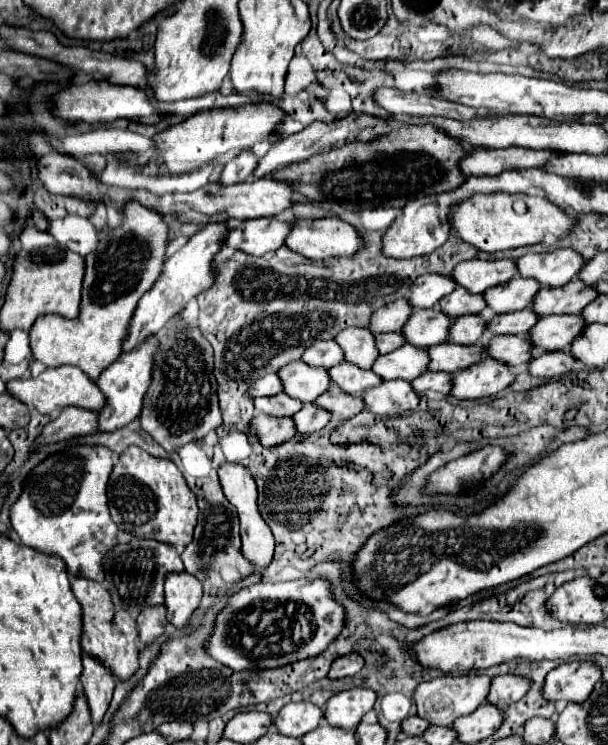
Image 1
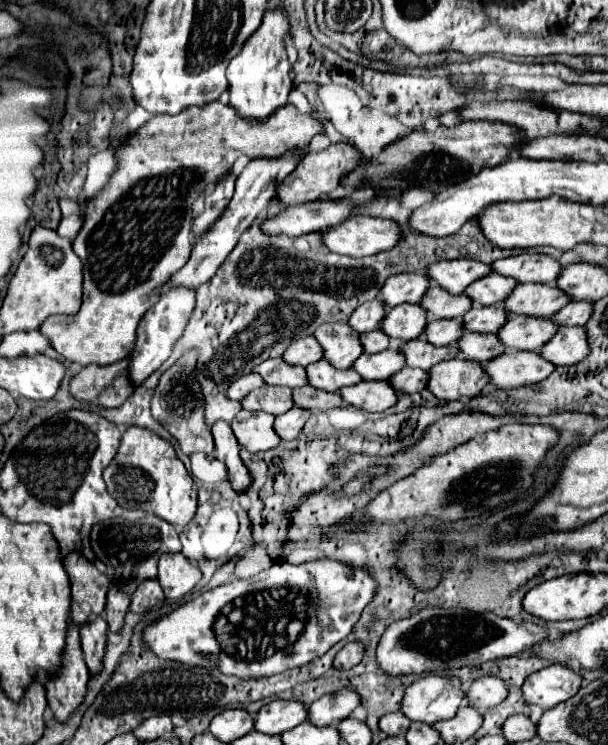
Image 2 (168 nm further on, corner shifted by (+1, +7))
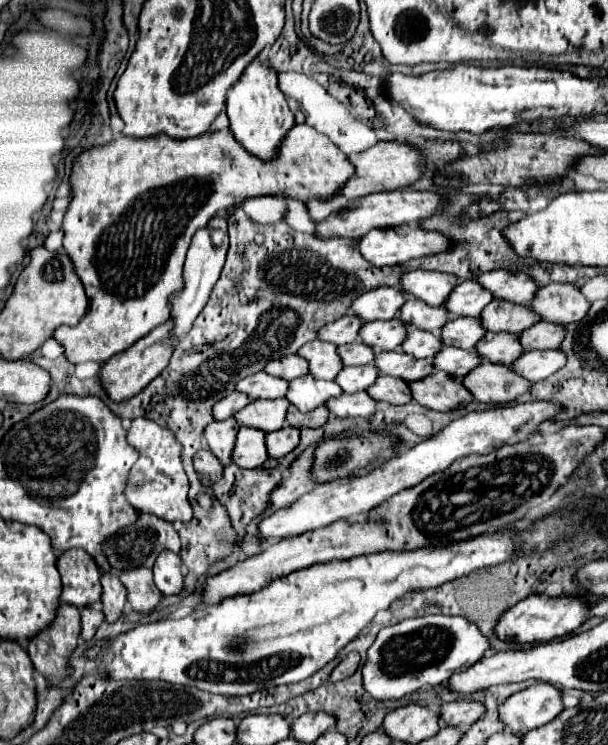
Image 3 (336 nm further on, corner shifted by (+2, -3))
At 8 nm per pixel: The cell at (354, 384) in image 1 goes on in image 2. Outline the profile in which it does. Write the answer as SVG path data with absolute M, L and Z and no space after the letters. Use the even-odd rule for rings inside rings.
M324 359L308 365L306 371L310 385L320 391L340 391L342 387L362 381L362 377L354 369L336 369L334 365L328 365L328 361Z

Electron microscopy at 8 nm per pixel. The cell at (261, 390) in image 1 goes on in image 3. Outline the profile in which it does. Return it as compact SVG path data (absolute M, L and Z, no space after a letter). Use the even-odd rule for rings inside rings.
M233 391L231 395L223 397L219 403L215 403L213 407L213 419L215 421L223 421L223 419L229 419L233 417L239 409L243 409L245 405L249 403L249 397L239 393L239 391Z

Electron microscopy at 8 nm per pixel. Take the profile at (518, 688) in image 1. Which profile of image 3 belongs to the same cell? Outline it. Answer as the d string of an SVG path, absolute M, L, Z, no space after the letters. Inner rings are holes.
M453 701L453 703L443 703L439 711L439 719L443 725L459 727L459 729L469 729L479 717L483 715L483 703L475 701Z

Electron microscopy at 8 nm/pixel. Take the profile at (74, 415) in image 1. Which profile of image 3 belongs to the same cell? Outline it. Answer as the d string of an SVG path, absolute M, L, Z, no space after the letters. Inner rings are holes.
M171 319L167 323L155 327L155 331L151 331L143 339L139 339L135 343L135 347L129 347L127 351L113 355L113 359L109 359L103 365L103 369L101 369L103 387L107 389L111 399L121 401L121 399L129 399L129 397L137 395L167 367L167 363L173 355L173 349L177 347L177 343L167 343L167 331L171 331Z

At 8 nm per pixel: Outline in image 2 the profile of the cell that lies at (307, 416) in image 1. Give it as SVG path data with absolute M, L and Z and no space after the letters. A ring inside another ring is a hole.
M292 407L288 413L276 417L276 433L282 439L290 441L290 439L294 439L302 431L302 427L306 425L308 419L310 419L310 413L306 409Z

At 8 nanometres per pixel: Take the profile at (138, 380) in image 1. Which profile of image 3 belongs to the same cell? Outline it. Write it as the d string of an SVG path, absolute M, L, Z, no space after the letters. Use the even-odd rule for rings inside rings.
M211 219L209 225L201 231L195 233L189 253L187 253L187 261L185 261L185 287L181 293L173 295L171 299L171 317L175 321L175 329L173 335L179 339L183 333L187 333L195 321L195 317L201 313L201 309L205 307L217 279L219 273L223 269L225 263L225 253L229 247L229 237L227 237L227 223L221 219Z

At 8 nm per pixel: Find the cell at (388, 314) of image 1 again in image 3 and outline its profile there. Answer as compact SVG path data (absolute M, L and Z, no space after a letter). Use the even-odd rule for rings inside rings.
M347 313L341 319L337 319L335 323L321 327L319 329L319 341L329 341L329 343L335 343L335 345L353 343L359 337L361 325L363 325L363 321L359 321L353 313Z

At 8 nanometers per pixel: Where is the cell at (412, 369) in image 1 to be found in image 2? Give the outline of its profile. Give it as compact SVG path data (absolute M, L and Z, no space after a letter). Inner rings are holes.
M386 349L374 355L364 353L356 359L352 367L362 375L362 379L378 381L378 379L388 379L392 377L392 373L404 369L404 357L400 357L400 353L394 349Z

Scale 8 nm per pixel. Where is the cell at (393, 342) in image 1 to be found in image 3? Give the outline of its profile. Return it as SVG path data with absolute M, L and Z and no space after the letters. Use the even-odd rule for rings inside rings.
M349 343L343 347L337 347L339 357L345 365L367 365L373 363L373 351L371 347L363 345L363 343Z

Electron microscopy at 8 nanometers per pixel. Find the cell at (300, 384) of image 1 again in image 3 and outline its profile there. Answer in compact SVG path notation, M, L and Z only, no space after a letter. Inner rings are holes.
M265 371L249 375L249 377L241 379L235 385L237 391L249 395L251 399L277 399L277 397L285 397L287 387L289 387L287 381L283 381L279 377L273 377L273 375L267 375Z

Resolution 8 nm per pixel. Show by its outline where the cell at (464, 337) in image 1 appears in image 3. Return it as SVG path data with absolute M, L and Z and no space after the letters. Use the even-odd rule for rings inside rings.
M411 327L407 329L407 339L399 349L403 349L403 353L409 353L417 359L433 359L441 349L441 339L435 333Z

